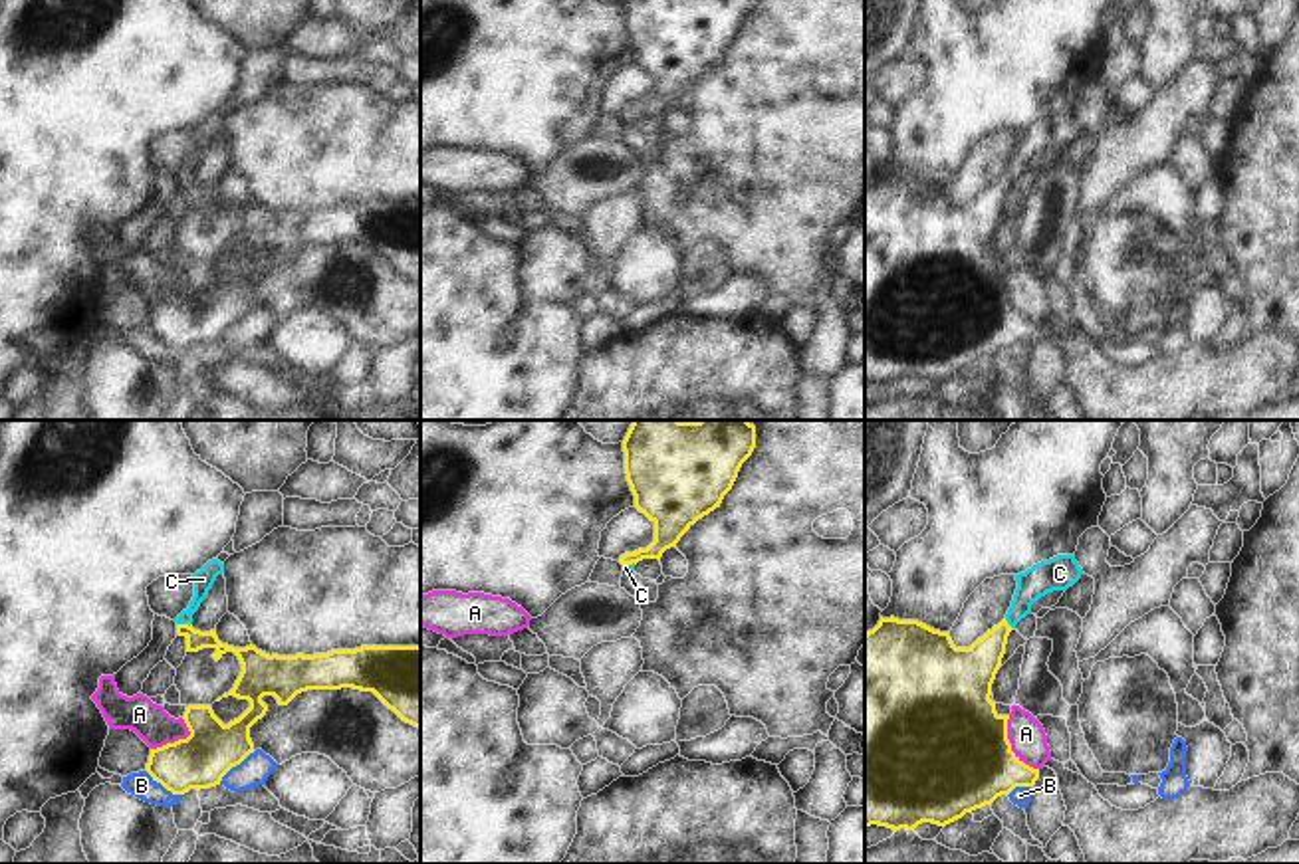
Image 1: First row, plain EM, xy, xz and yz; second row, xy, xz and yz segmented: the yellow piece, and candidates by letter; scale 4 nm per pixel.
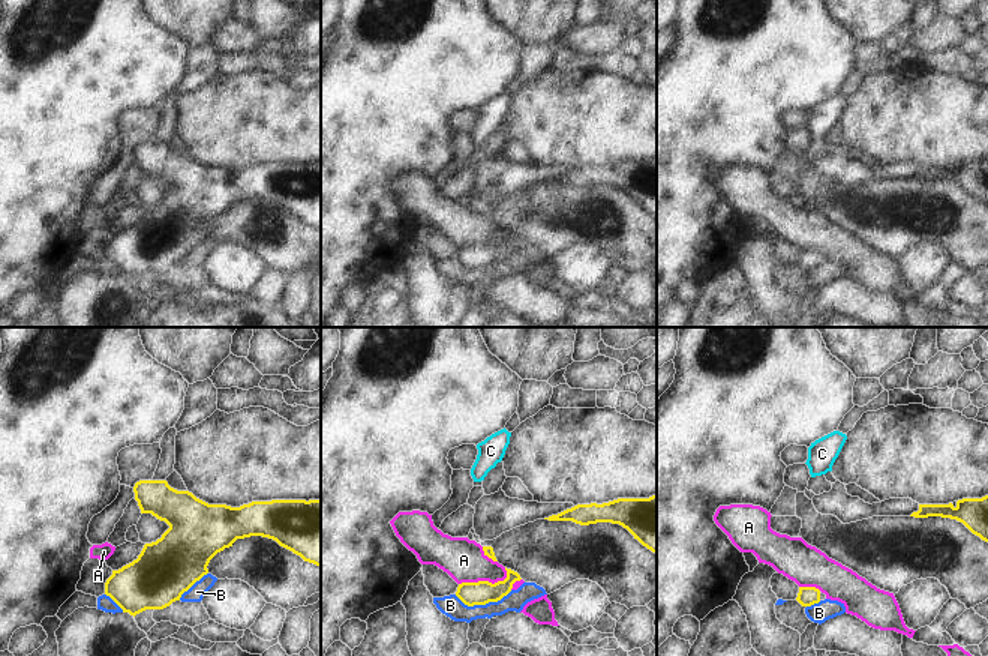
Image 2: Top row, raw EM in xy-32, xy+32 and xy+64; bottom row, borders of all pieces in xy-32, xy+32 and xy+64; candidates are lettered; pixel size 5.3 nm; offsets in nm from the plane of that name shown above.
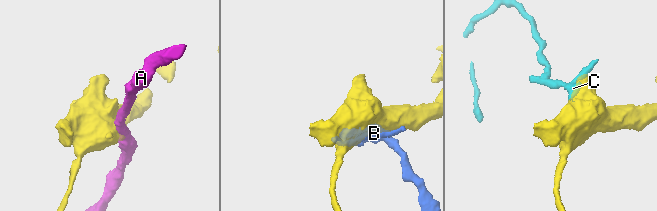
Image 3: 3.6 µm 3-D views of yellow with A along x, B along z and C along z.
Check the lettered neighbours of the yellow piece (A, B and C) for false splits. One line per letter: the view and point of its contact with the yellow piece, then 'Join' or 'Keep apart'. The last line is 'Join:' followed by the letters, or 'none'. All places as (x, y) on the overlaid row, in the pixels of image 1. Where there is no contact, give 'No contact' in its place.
A: Touches yellow at yz (1010, 746). Keep apart
B: Touches yellow at xy (165, 787). Keep apart
C: Touches yellow at xy (185, 625). Join
Join: C.

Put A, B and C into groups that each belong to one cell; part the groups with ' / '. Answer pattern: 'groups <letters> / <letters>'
groups A / B / C

